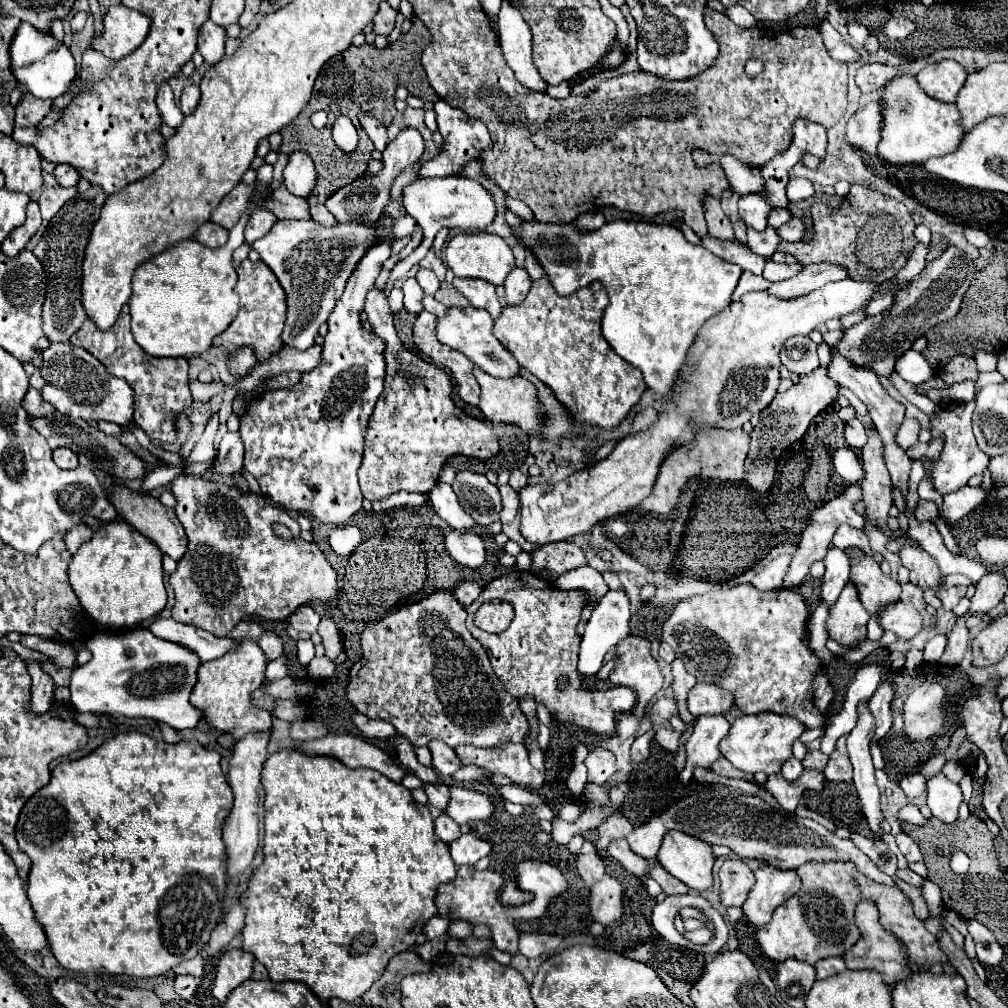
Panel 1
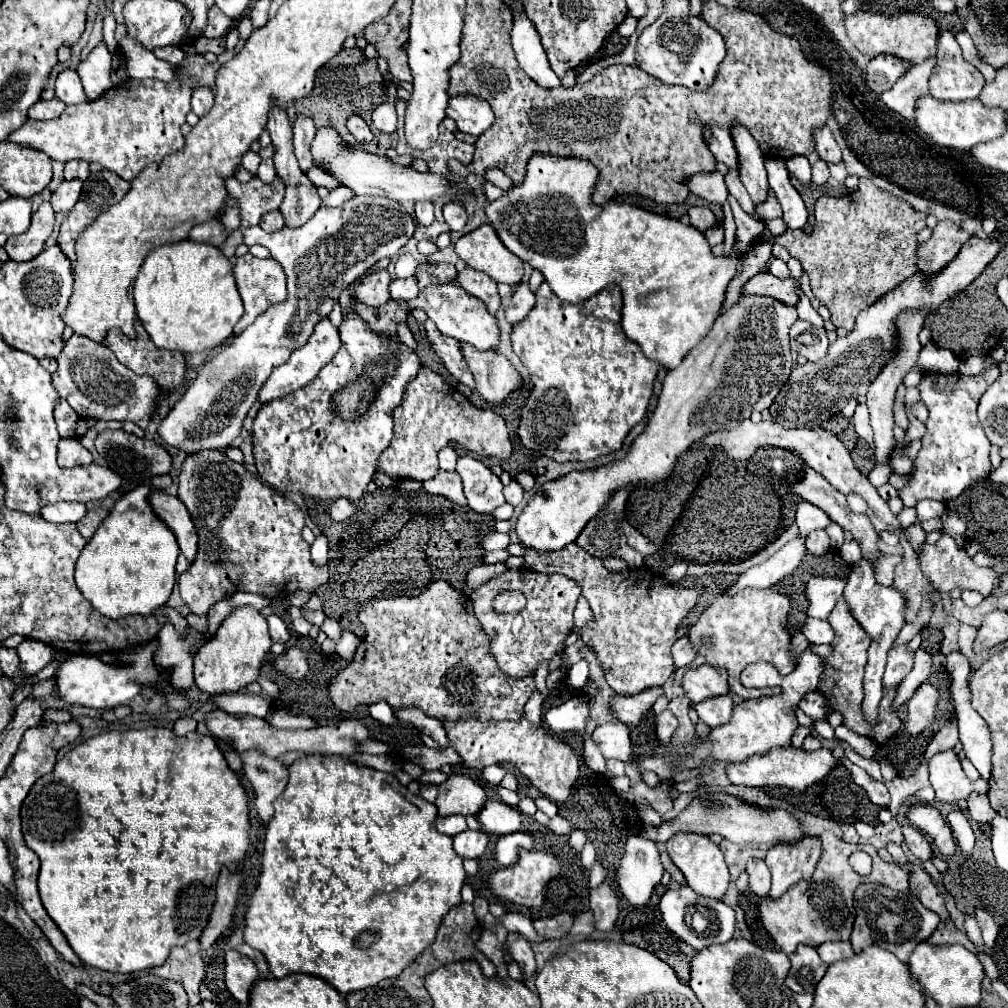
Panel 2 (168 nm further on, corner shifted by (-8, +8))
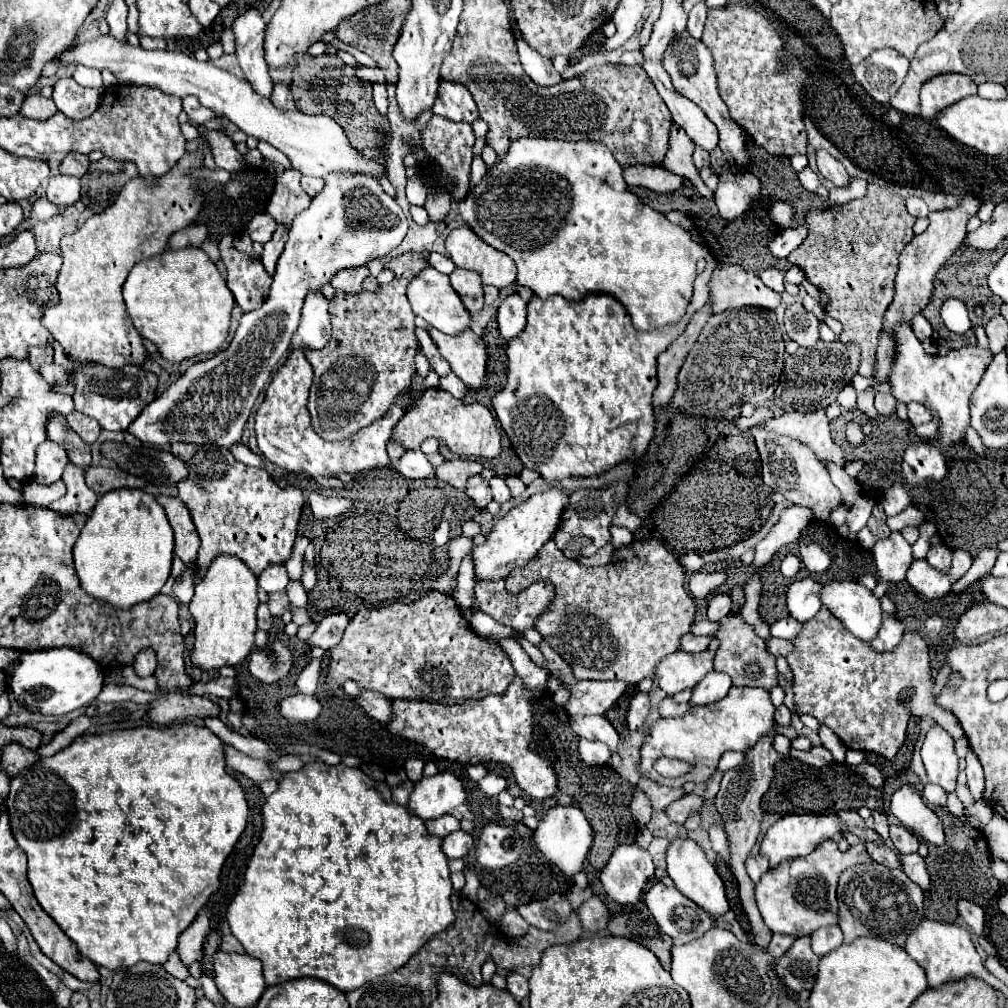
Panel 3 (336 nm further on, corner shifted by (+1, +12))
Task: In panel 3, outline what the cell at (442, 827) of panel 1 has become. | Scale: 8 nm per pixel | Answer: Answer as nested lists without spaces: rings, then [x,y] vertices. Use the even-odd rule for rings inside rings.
[[[441,816],[439,820],[427,820],[425,822],[427,824],[427,830],[429,830],[429,834],[433,834],[433,836],[439,836],[439,838],[445,838],[447,834],[451,834],[451,832],[457,832],[461,826],[459,826],[459,820],[457,818],[453,818],[453,816]]]

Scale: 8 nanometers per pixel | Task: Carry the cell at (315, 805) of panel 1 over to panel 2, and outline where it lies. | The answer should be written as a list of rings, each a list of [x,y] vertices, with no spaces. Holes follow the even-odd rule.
[[[304,756],[288,766],[288,784],[284,792],[274,800],[274,818],[268,824],[264,852],[262,852],[262,876],[258,888],[250,900],[246,912],[244,940],[248,946],[260,950],[270,966],[270,972],[276,978],[284,978],[292,972],[304,972],[326,980],[340,994],[350,994],[378,984],[384,978],[392,978],[404,970],[424,948],[434,942],[436,930],[442,922],[442,916],[456,904],[460,904],[460,890],[466,880],[462,858],[452,848],[452,838],[436,832],[434,822],[438,818],[436,806],[416,794],[404,796],[406,788],[398,782],[394,774],[380,772],[368,766],[354,764],[344,756]]]

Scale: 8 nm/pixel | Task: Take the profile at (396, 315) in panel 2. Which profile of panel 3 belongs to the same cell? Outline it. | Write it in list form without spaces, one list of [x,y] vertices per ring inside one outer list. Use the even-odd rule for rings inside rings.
[[[393,278],[389,284],[379,286],[375,292],[359,292],[359,294],[347,294],[347,292],[335,292],[335,296],[329,300],[329,314],[331,314],[331,340],[321,350],[309,350],[303,348],[307,362],[313,366],[313,384],[309,388],[309,400],[307,410],[311,416],[311,426],[323,440],[347,440],[361,428],[373,424],[381,416],[387,414],[387,408],[391,408],[391,400],[411,384],[411,376],[415,376],[415,354],[417,354],[417,340],[415,340],[415,314],[411,312],[411,306],[407,302],[405,290],[409,280]]]

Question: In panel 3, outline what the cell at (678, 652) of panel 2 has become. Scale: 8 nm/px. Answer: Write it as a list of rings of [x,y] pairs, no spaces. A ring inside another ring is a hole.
[[[685,634],[681,638],[681,650],[685,652],[703,652],[709,648],[711,638],[709,636],[693,636],[693,634]]]

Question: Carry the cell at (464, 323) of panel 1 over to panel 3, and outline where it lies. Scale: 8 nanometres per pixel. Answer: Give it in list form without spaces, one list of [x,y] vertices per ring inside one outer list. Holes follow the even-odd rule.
[[[431,266],[411,278],[411,282],[407,286],[407,300],[409,300],[415,316],[425,318],[427,324],[435,326],[437,330],[441,330],[445,334],[459,334],[459,332],[463,332],[463,330],[469,328],[469,322],[471,322],[469,312],[465,310],[465,306],[459,300],[457,292],[451,288],[449,276],[437,272]]]

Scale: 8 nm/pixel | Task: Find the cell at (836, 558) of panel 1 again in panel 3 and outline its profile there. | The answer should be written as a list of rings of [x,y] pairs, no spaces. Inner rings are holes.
[[[803,578],[799,582],[793,582],[787,590],[789,616],[799,622],[811,620],[821,608],[819,588],[823,588],[823,586],[819,582],[815,582],[813,578]]]

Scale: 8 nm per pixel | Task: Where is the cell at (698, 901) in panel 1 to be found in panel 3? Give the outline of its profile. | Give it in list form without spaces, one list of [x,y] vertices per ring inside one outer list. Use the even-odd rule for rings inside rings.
[[[657,882],[657,884],[645,894],[645,904],[647,904],[649,912],[653,914],[655,922],[659,924],[659,928],[661,928],[667,936],[671,936],[673,940],[691,942],[691,940],[703,936],[703,934],[713,926],[713,920],[711,920],[711,916],[709,916],[705,910],[701,910],[695,902],[691,902],[689,898],[685,898],[677,888],[667,888],[667,886],[663,886],[661,882]],[[677,906],[695,908],[701,924],[699,924],[697,928],[689,930],[689,932],[681,932],[681,930],[677,928],[677,924],[673,922],[673,910],[675,910]]]

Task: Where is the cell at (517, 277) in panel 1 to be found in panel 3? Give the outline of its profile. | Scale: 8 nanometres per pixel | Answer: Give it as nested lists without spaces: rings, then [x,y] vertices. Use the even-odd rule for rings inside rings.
[[[509,294],[499,304],[497,322],[499,322],[499,332],[505,340],[515,338],[525,328],[525,316],[527,316],[525,306],[527,302],[523,302],[519,294]]]

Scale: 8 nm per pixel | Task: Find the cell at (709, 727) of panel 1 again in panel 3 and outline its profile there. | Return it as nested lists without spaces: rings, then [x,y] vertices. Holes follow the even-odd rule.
[[[711,670],[699,684],[695,684],[691,704],[693,706],[713,704],[713,702],[725,698],[727,692],[729,692],[729,688],[731,688],[731,678],[725,672]]]

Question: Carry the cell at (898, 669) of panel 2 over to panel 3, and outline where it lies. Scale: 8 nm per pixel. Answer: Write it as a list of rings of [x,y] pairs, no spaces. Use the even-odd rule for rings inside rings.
[[[883,612],[883,624],[881,624],[881,628],[879,628],[879,636],[875,636],[875,640],[873,640],[871,646],[873,646],[877,652],[893,650],[893,648],[901,642],[903,632],[905,632],[903,624],[901,624],[895,616]]]

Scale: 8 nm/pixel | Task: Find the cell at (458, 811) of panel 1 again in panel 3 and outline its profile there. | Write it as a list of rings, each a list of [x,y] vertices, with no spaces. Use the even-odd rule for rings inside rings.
[[[439,772],[437,776],[421,778],[415,784],[407,808],[421,820],[435,820],[463,802],[465,790],[461,780],[449,772]]]

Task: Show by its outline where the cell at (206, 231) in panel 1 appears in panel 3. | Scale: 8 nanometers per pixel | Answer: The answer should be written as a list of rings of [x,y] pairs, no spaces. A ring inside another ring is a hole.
[[[193,224],[189,228],[173,232],[169,236],[169,248],[171,250],[181,250],[181,248],[187,248],[187,246],[201,246],[207,236],[209,236],[207,234],[207,226]]]

